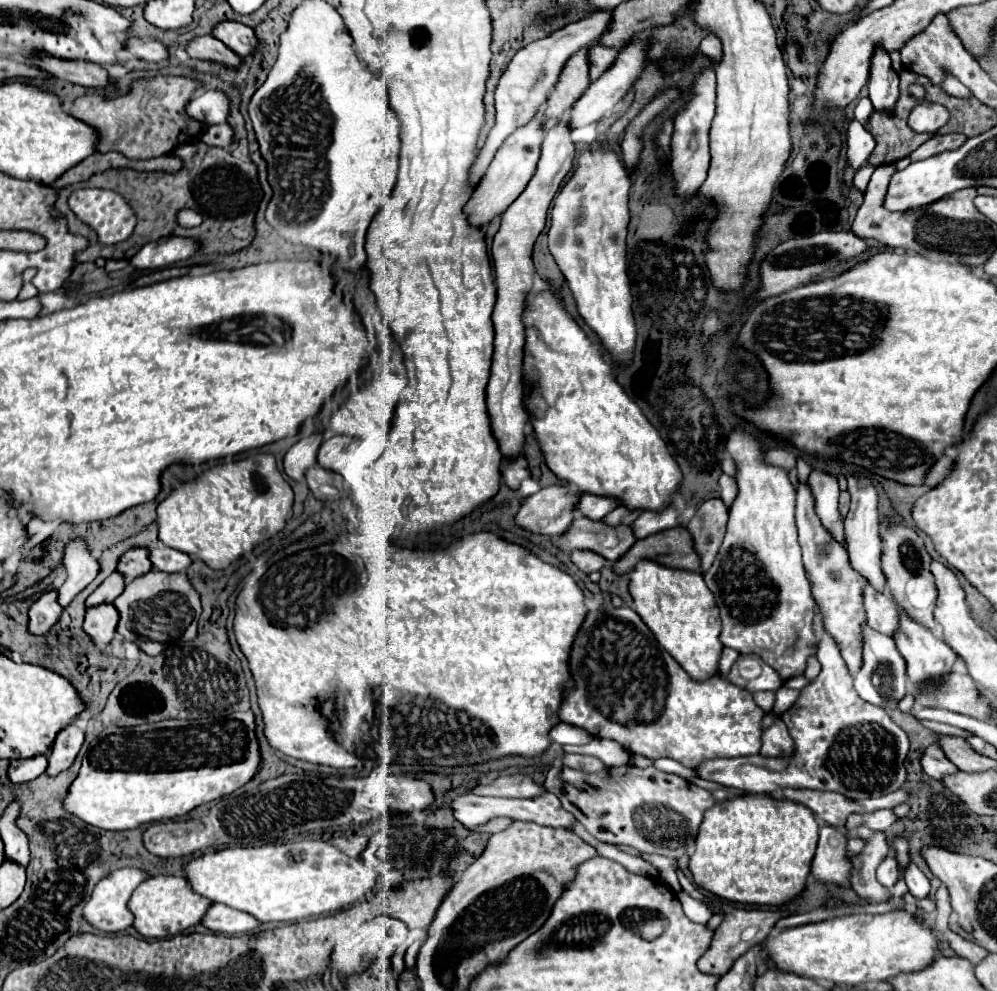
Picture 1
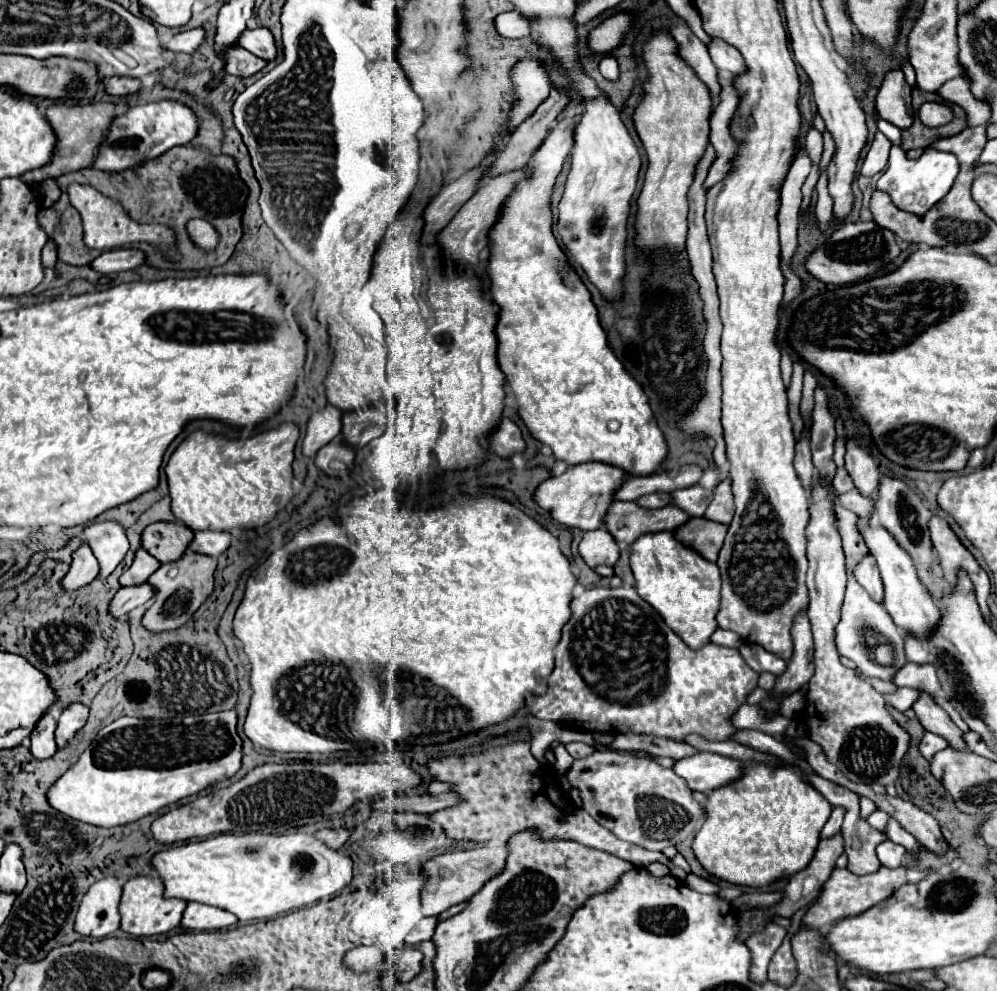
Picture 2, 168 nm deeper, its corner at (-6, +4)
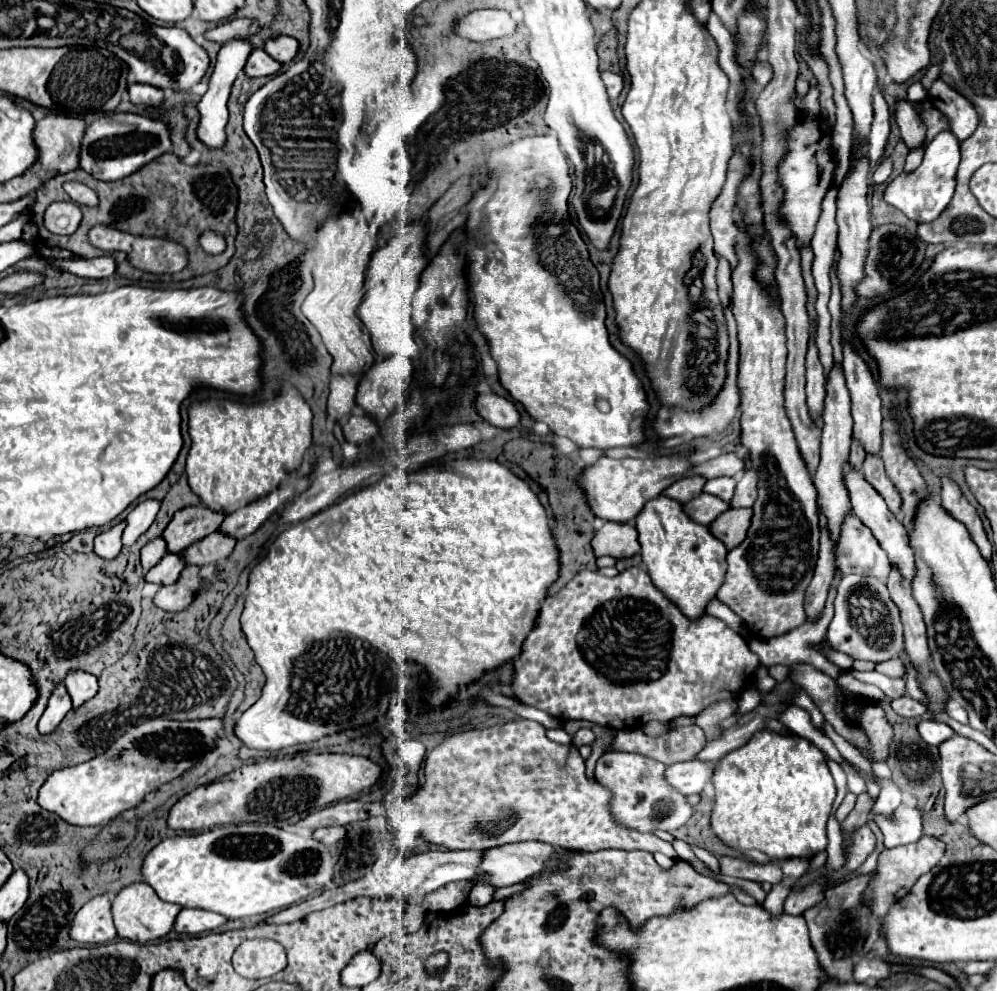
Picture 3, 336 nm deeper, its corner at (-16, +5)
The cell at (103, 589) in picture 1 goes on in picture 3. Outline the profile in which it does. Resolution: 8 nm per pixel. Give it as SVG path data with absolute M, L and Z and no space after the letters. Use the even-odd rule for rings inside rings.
M156 537L156 539L152 539L150 543L146 543L146 545L140 549L144 573L146 573L148 569L152 569L164 555L166 555L166 545L164 545L162 537Z

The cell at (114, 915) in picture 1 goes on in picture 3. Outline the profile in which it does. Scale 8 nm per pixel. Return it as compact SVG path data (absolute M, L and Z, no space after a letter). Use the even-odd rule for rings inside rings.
M98 895L88 901L70 925L70 937L82 945L104 945L116 939L112 921L112 895Z

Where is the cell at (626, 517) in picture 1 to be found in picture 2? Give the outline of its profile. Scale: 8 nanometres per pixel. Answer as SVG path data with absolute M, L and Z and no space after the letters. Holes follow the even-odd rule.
M646 494L646 496L638 498L636 502L638 502L638 506L646 506L648 510L650 508L662 508L670 502L670 494Z

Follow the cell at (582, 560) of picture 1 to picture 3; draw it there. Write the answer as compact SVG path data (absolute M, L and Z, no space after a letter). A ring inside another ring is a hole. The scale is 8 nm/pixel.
M606 521L604 527L592 539L592 547L596 557L602 557L602 555L612 555L616 559L632 557L640 551L638 531L630 523Z

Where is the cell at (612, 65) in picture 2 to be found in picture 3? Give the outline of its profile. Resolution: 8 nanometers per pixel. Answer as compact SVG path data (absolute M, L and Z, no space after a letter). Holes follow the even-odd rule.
M602 71L600 77L604 81L604 87L608 89L610 101L614 101L620 95L620 91L622 91L622 77L616 75L616 73L610 73L610 71Z

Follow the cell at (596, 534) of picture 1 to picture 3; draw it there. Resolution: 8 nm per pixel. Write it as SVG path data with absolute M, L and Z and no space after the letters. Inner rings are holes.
M702 493L700 497L686 503L686 513L694 521L700 521L702 525L710 525L718 515L728 511L728 507L730 507L730 501L724 501L720 497L712 497L710 493Z

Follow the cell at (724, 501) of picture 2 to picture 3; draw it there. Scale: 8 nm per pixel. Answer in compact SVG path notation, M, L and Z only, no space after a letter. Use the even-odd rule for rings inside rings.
M748 469L736 485L732 507L752 507L756 501L756 493L758 493L756 485L758 485L758 473L754 469Z

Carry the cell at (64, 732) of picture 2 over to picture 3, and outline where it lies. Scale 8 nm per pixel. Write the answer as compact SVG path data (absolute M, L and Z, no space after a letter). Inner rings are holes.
M76 669L76 673L68 673L68 677L64 679L64 685L72 697L74 707L92 699L98 691L98 679L92 677L92 673L84 673L82 669L80 671Z

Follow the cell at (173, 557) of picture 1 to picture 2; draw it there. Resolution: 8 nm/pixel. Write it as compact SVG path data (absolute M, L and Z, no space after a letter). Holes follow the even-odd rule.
M198 532L186 552L198 552L198 554L210 554L212 558L220 556L230 546L230 534L228 532Z

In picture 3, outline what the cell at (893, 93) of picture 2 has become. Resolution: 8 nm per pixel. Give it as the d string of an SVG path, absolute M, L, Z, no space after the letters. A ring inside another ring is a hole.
M900 101L896 107L896 123L902 133L902 141L908 149L918 149L924 145L926 125L922 123L920 115L912 109L908 101Z

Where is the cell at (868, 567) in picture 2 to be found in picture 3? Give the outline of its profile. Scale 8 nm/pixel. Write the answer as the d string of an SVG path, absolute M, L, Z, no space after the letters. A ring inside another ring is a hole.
M848 513L848 517L844 517L836 545L836 563L842 575L858 573L886 581L890 573L888 555L872 531L854 513Z

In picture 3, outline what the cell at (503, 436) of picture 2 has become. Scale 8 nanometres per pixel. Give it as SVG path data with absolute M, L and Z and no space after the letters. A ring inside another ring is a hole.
M478 393L476 403L480 405L478 407L480 417L484 417L494 427L510 429L510 427L516 427L520 421L520 415L514 403L504 397L498 397L494 393Z

